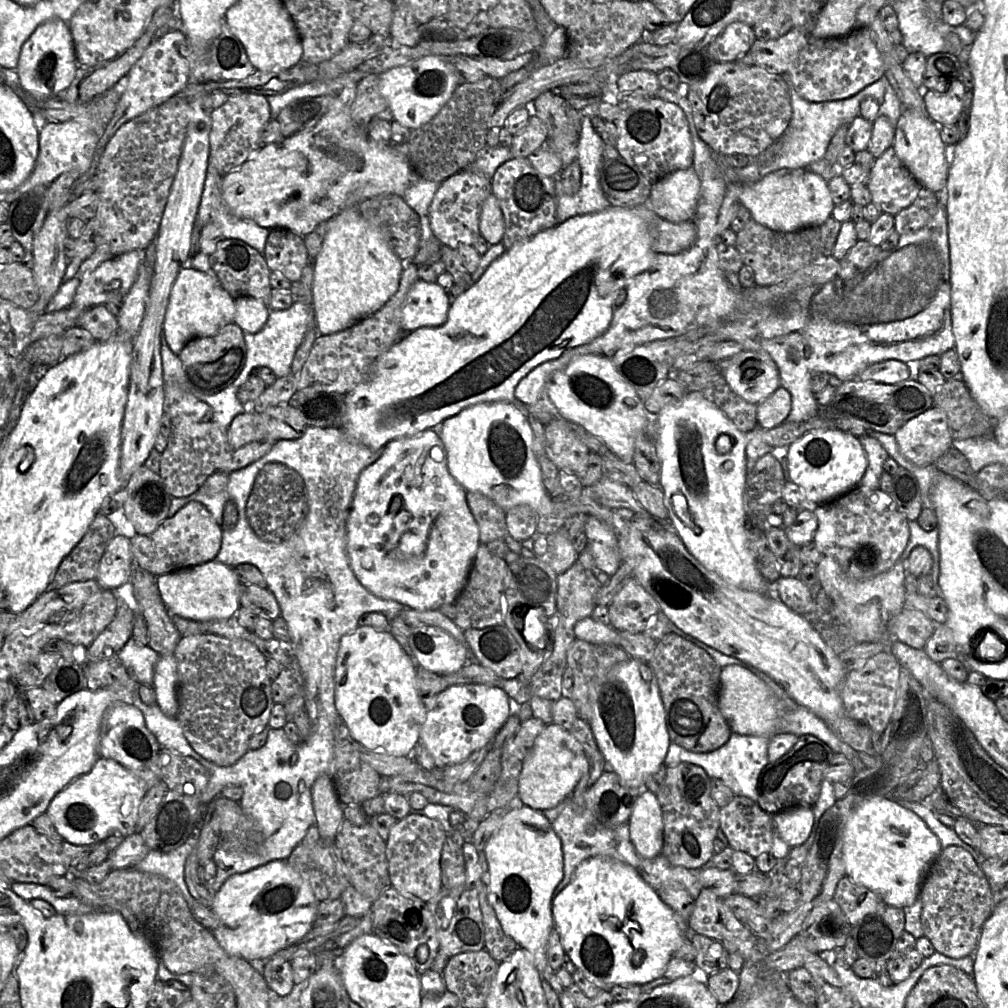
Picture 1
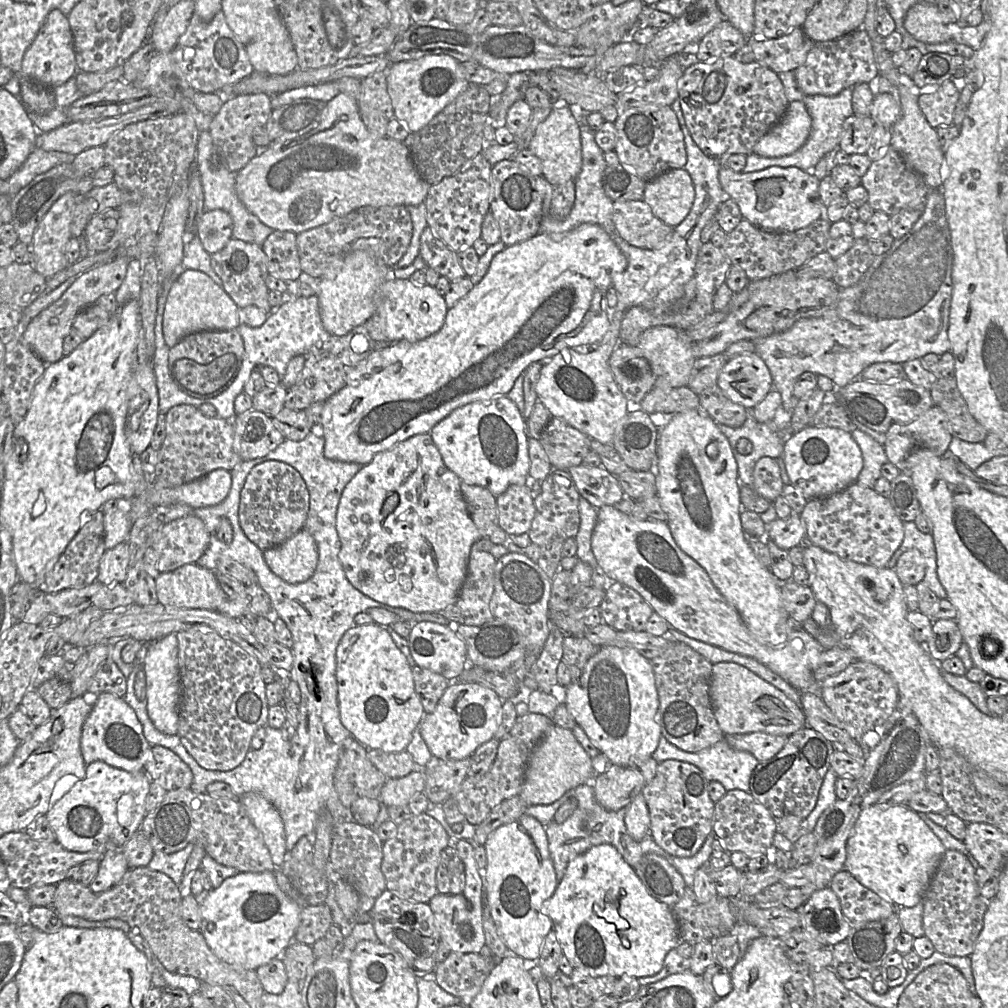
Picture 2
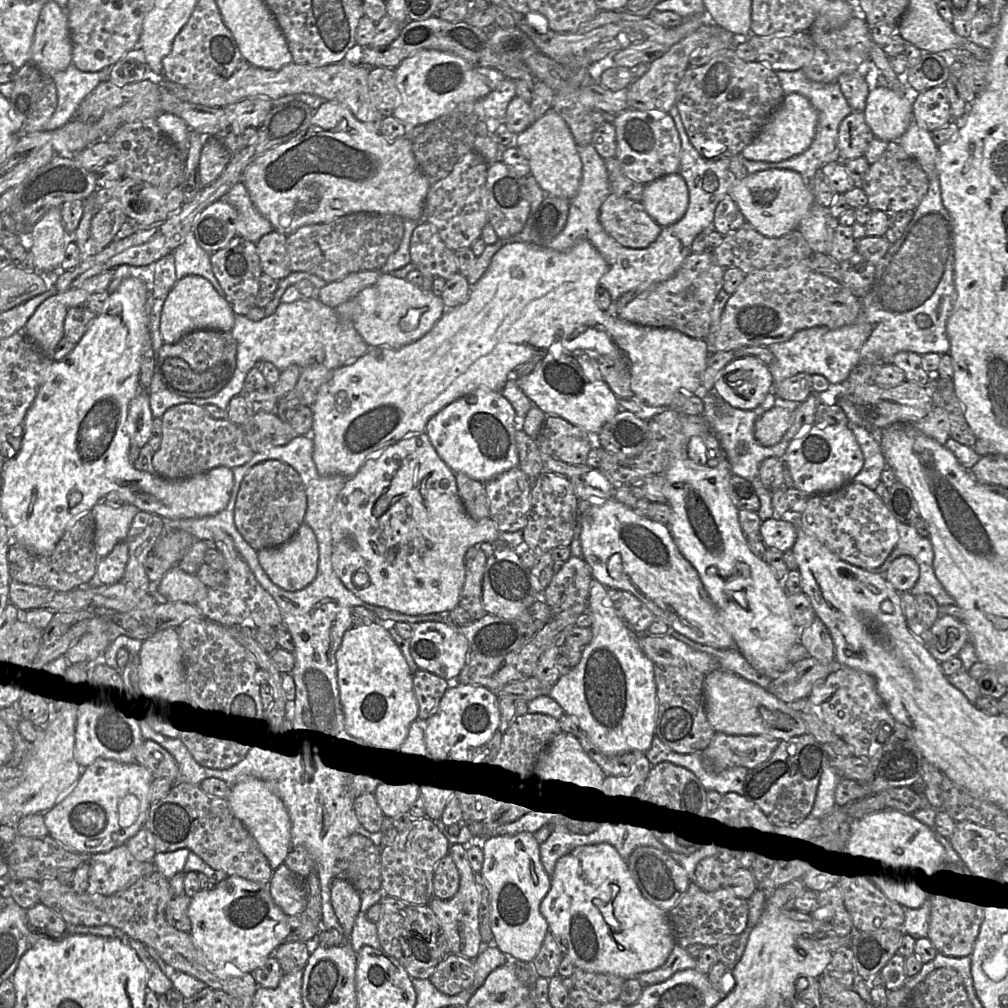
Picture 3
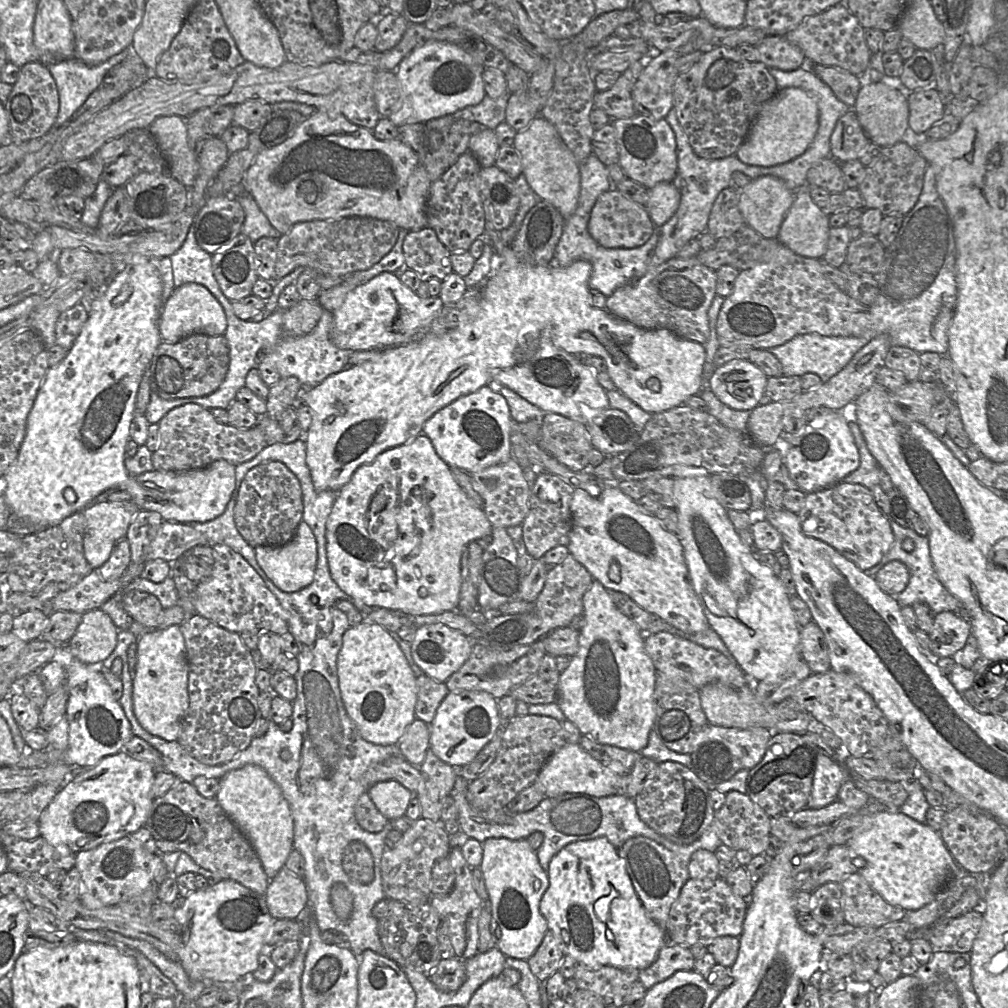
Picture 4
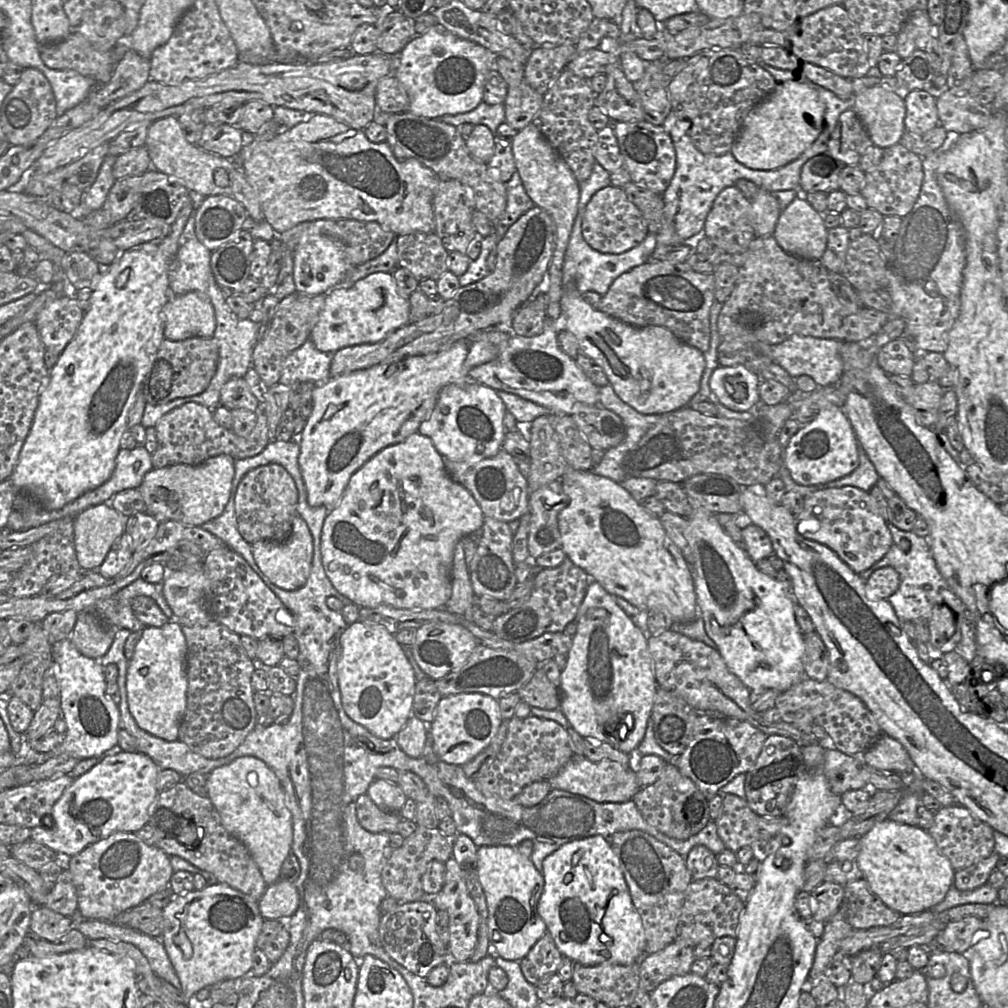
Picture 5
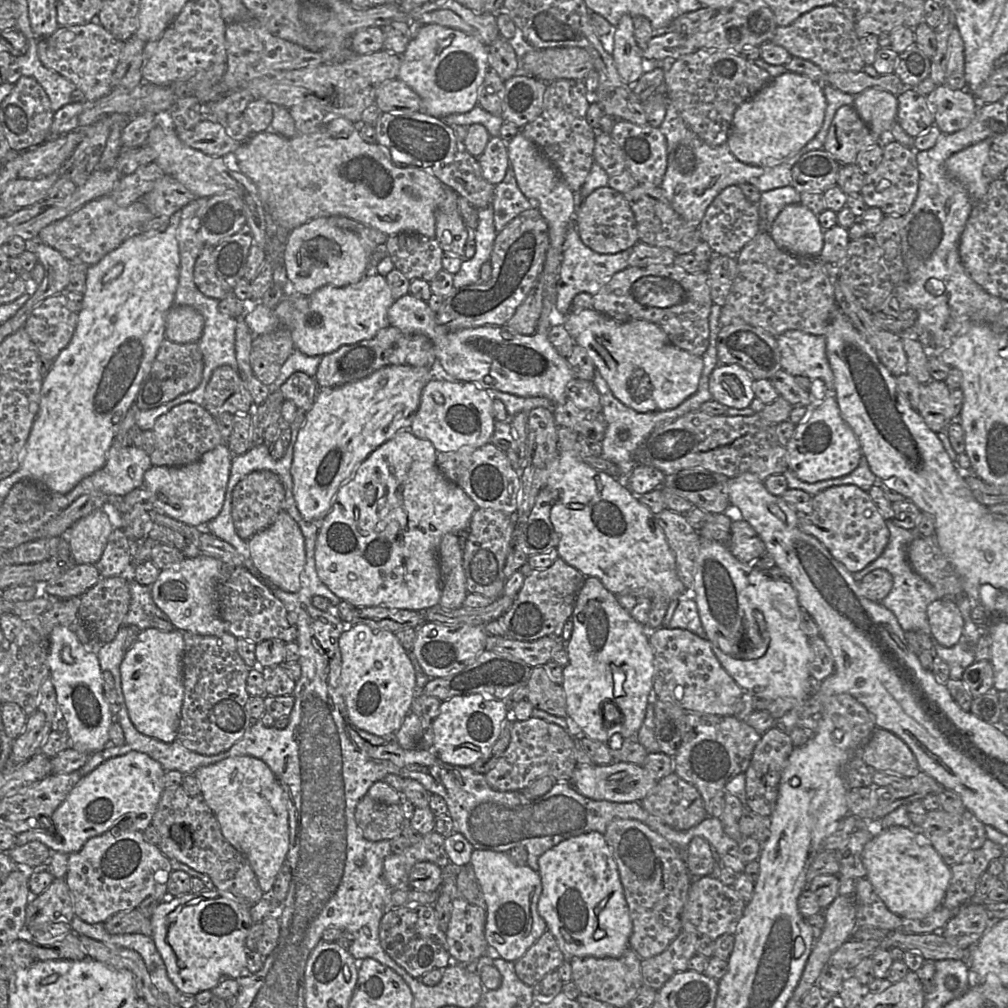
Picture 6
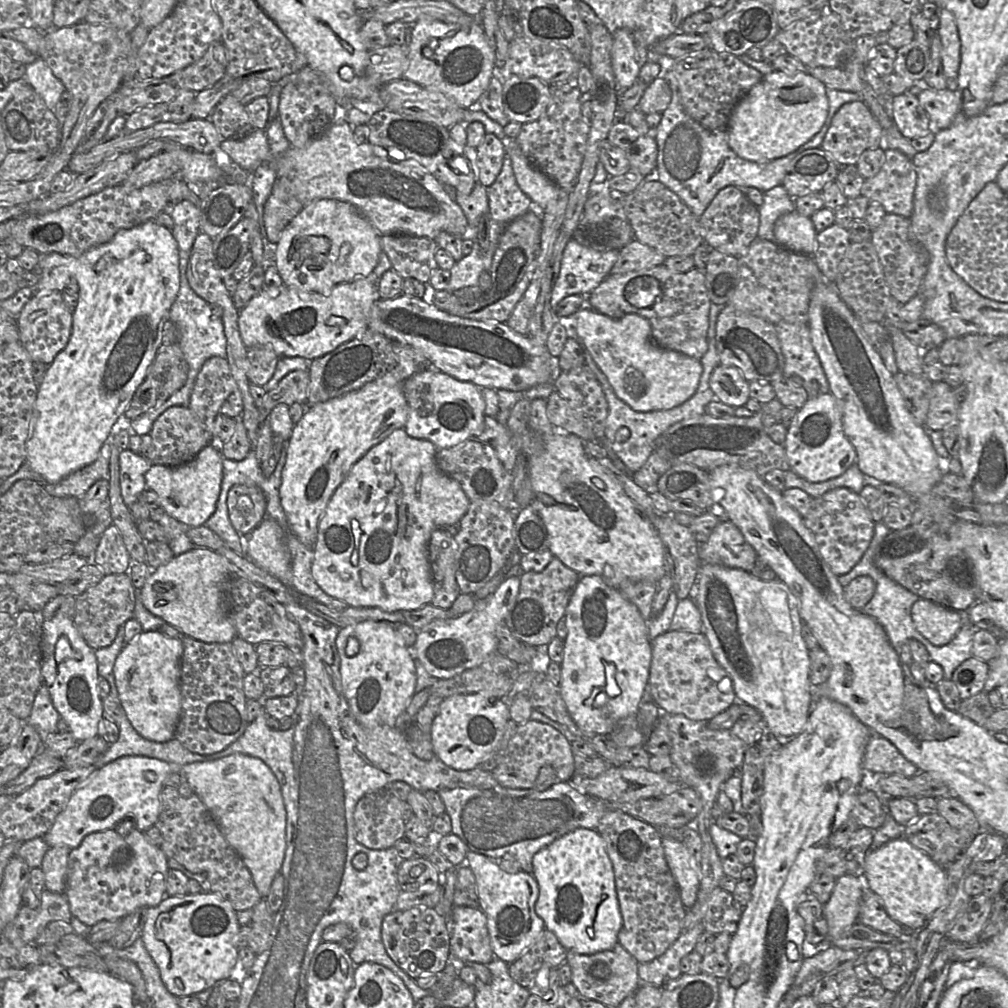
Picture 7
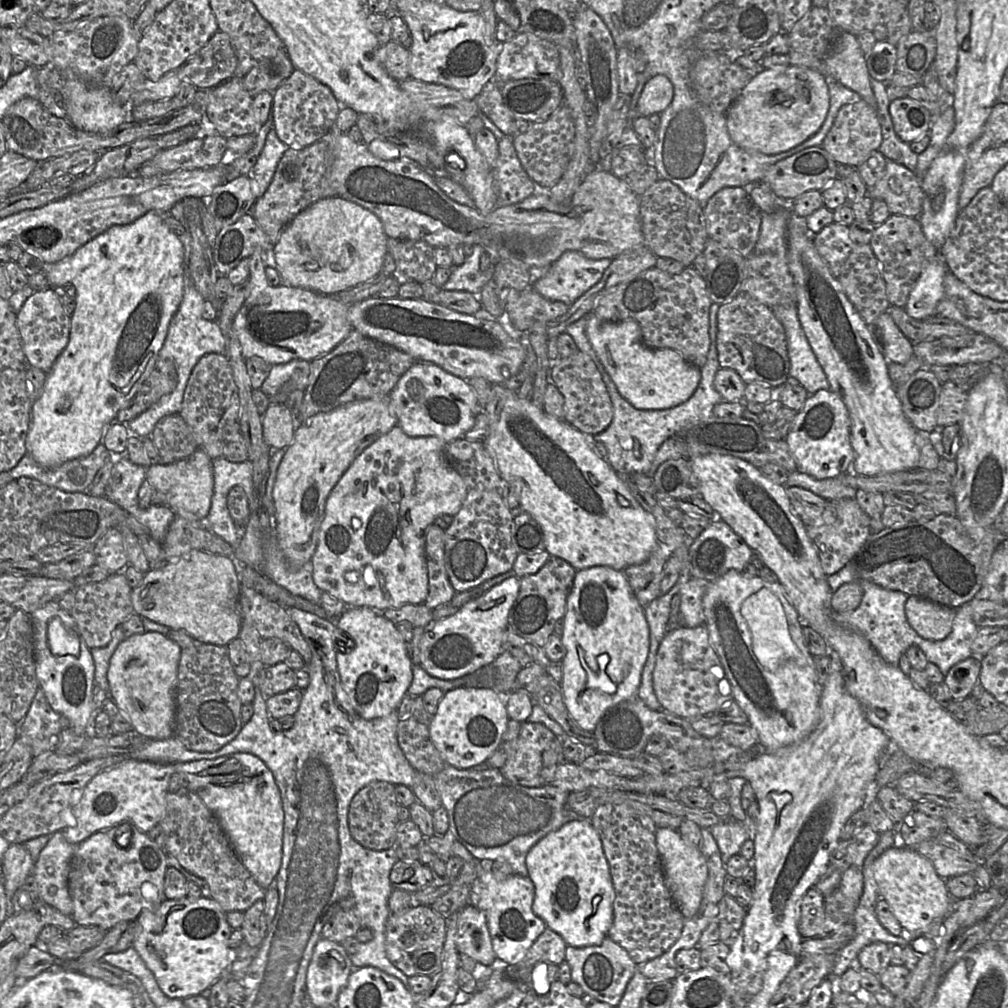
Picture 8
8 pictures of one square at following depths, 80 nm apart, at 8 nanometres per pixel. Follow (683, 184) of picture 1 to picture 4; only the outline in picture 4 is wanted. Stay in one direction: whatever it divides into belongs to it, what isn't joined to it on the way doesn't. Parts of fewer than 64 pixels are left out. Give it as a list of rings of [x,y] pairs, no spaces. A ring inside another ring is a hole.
[[[660,182],[649,189],[646,210],[655,227],[662,226],[675,214],[681,195],[673,182]]]

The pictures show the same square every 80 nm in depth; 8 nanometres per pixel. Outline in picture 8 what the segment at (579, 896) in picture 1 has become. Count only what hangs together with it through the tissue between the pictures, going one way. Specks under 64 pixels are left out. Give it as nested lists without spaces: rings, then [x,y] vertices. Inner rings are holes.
[[[576,819],[565,823],[558,830],[548,833],[527,853],[526,867],[528,878],[535,887],[532,910],[548,928],[557,932],[573,947],[595,946],[608,937],[613,923],[613,901],[615,891],[608,861],[605,857],[598,832],[587,819]]]

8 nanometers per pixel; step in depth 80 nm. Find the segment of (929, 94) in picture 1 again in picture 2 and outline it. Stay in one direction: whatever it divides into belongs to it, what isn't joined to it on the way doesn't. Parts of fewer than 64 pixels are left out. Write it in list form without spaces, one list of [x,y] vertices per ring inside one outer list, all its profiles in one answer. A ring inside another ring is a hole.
[[[947,80],[935,92],[920,95],[918,104],[929,124],[938,128],[954,124],[954,111],[960,95],[955,83]]]

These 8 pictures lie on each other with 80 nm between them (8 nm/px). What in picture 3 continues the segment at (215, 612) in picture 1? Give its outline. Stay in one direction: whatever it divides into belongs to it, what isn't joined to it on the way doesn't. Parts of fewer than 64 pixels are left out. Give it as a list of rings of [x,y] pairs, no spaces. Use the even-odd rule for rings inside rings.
[[[174,565],[159,581],[158,591],[169,601],[196,604],[205,598],[208,587],[195,574],[189,574]]]

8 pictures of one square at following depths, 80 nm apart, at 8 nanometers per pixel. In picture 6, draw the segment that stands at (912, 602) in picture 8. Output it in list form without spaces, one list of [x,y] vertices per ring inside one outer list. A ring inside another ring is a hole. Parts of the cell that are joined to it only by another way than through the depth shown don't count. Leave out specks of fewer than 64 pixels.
[[[954,600],[933,601],[926,612],[930,636],[937,644],[950,648],[962,641],[963,618]]]

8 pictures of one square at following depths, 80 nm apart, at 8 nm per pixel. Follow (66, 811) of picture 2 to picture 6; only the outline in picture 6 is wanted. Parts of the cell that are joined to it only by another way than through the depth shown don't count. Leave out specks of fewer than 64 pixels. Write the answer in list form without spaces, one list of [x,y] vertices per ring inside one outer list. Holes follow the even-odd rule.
[[[130,751],[110,758],[84,776],[73,787],[63,803],[52,814],[53,826],[43,830],[30,830],[17,834],[15,846],[40,841],[52,851],[71,854],[82,849],[92,837],[99,836],[125,818],[132,818],[129,831],[143,832],[151,825],[163,788],[165,770],[146,753]]]

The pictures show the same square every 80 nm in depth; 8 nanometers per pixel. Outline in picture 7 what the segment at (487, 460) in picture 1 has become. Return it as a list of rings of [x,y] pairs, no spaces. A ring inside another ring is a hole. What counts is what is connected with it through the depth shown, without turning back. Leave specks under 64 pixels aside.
[[[428,368],[406,379],[402,388],[408,405],[403,429],[410,437],[429,440],[443,449],[470,440],[483,430],[485,401],[477,385]]]

